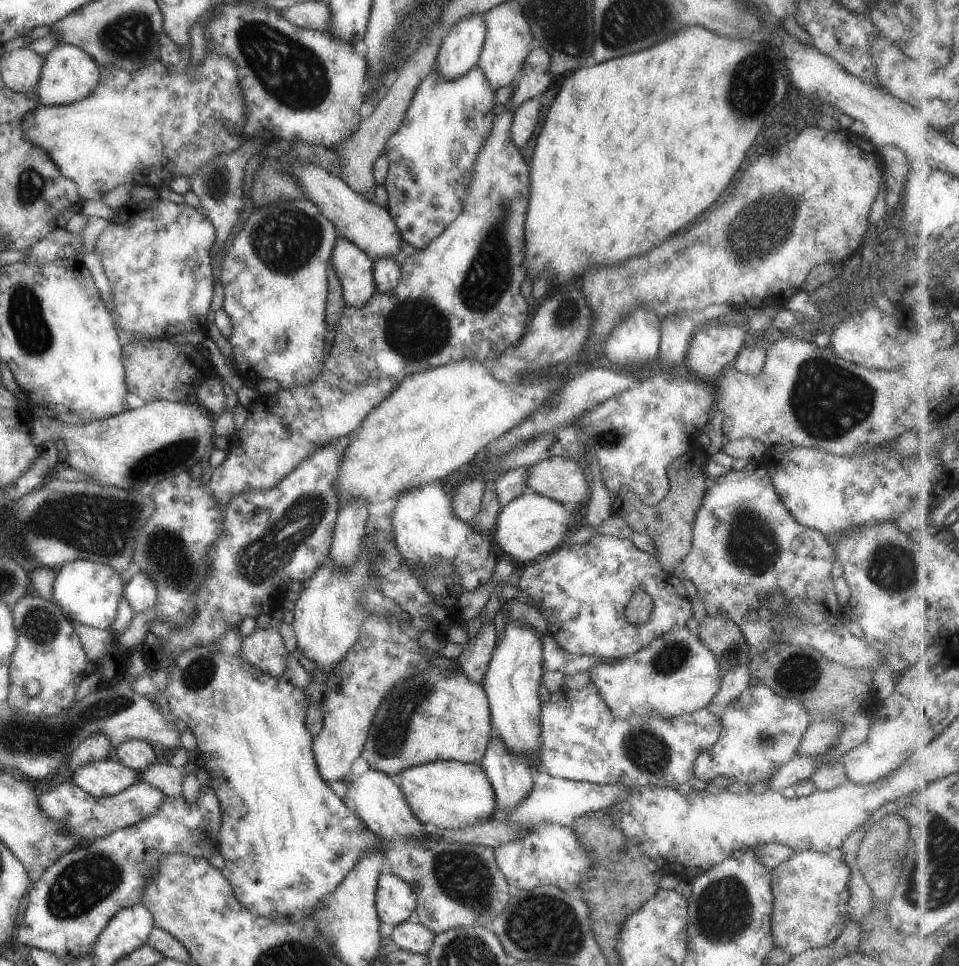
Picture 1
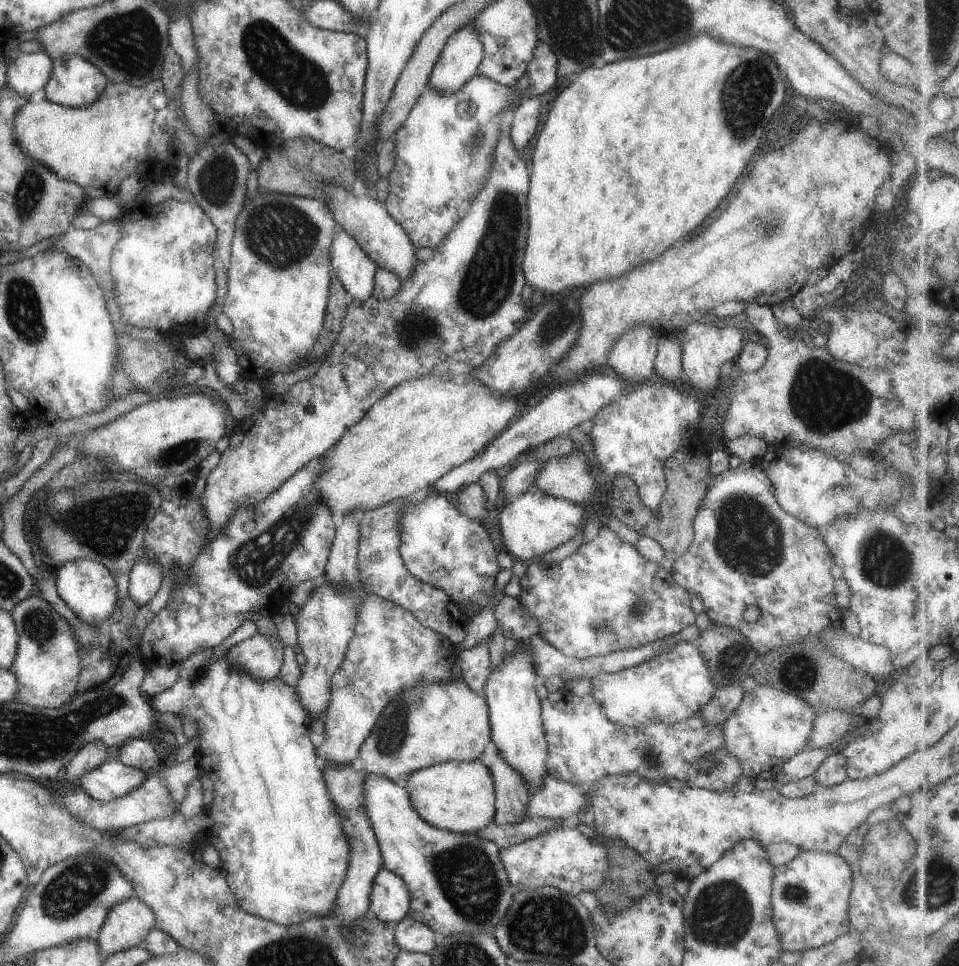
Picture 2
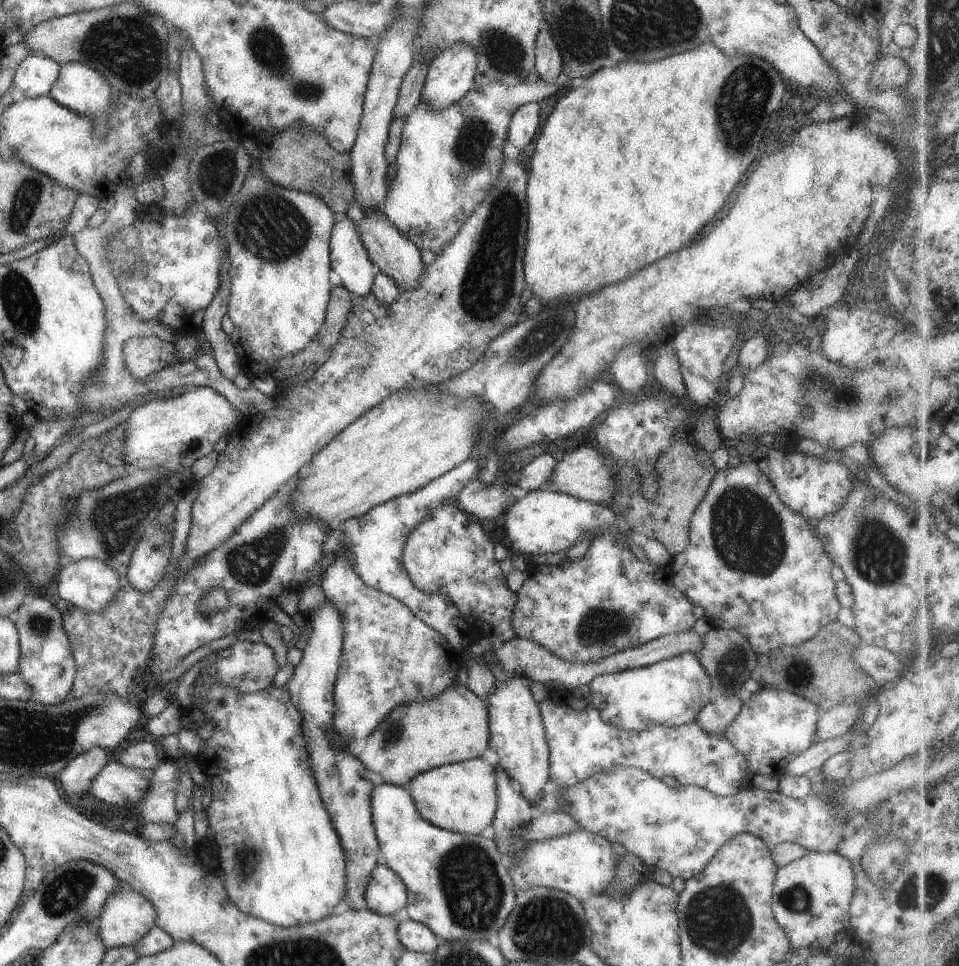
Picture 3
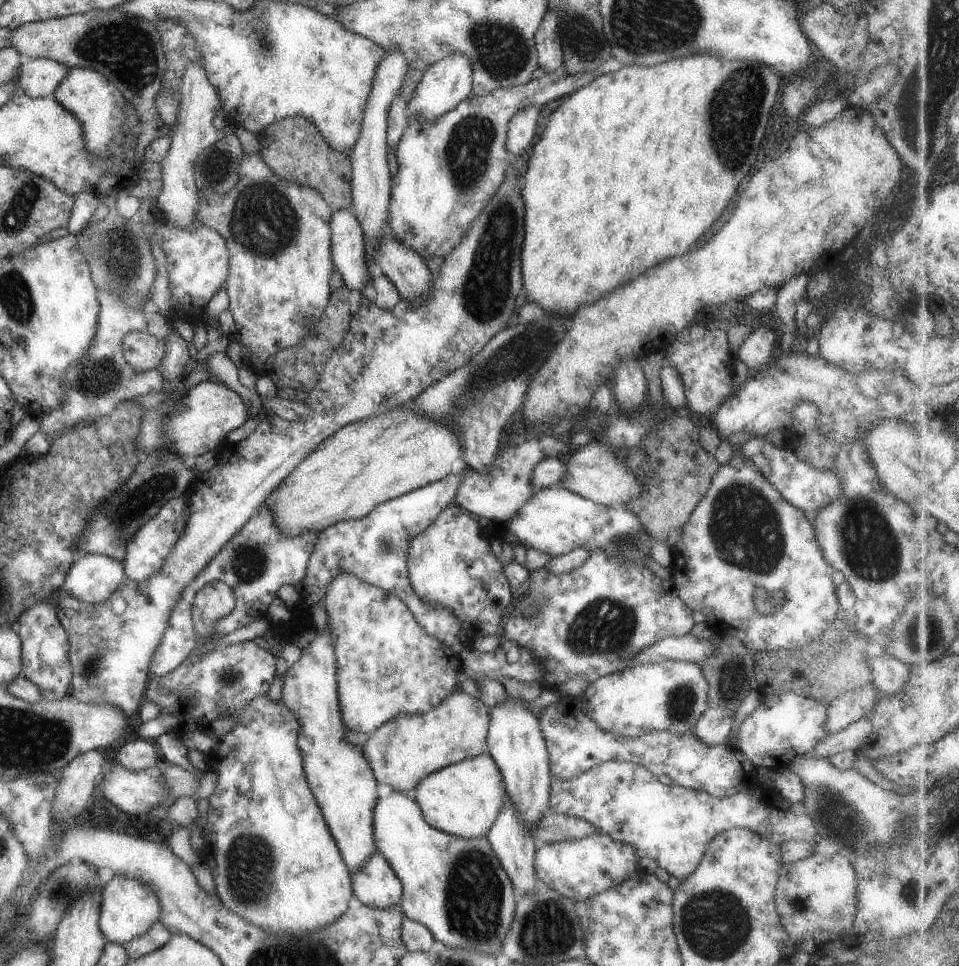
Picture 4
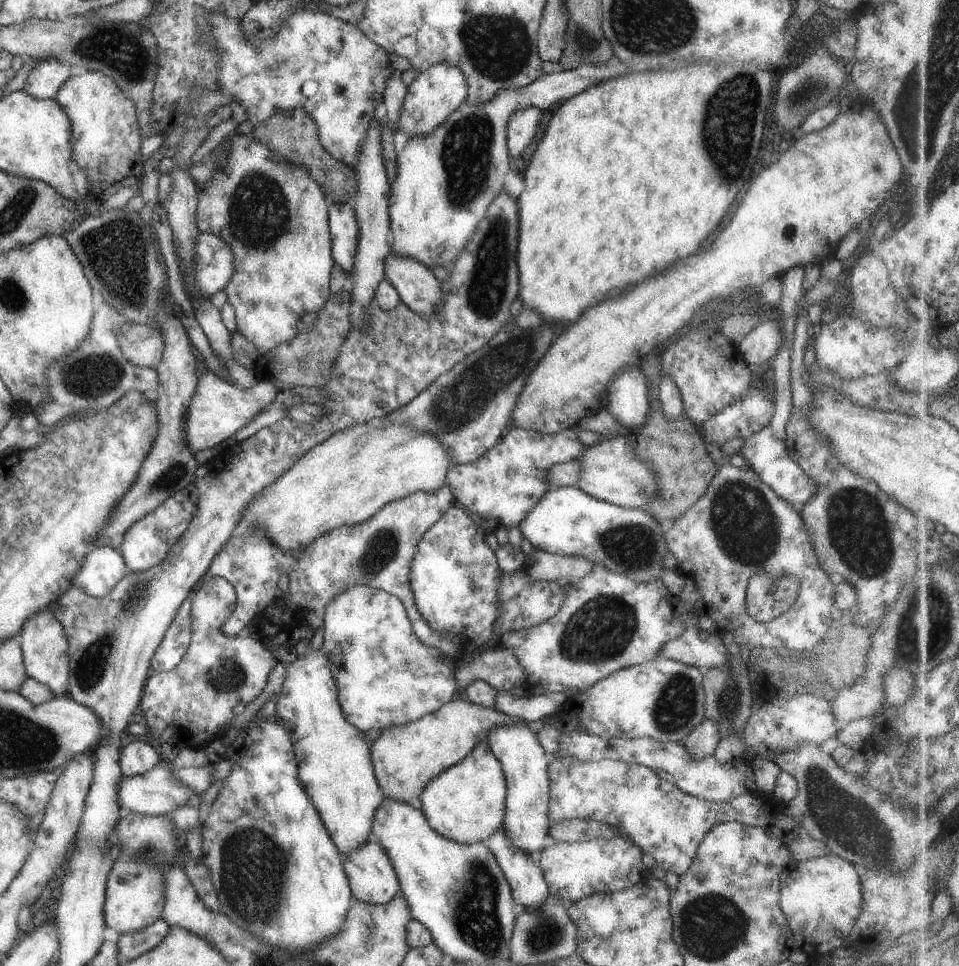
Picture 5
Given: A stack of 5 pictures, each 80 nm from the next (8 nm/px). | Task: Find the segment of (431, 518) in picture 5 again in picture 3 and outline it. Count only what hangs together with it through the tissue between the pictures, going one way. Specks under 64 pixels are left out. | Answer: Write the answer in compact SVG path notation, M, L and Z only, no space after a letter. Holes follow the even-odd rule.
M467 458L454 466L446 473L439 475L435 480L413 492L395 497L368 510L361 517L348 518L340 521L338 528L329 531L322 542L321 558L312 570L313 574L308 582L303 584L319 585L322 574L334 559L334 555L342 553L351 563L353 572L361 579L364 585L379 590L387 596L395 598L404 604L421 622L424 622L431 630L440 634L446 640L447 646L457 656L464 653L478 632L473 628L473 622L452 605L442 594L436 599L429 593L419 590L408 577L403 568L401 551L406 536L418 525L435 507L441 503L450 502L454 496L469 482L476 478L478 461Z

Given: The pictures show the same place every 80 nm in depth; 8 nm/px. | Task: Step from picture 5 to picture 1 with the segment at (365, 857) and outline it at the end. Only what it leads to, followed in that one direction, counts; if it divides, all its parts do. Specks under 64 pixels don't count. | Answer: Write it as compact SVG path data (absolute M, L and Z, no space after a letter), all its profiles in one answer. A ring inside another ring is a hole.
M380 874L376 880L374 909L379 922L396 924L403 922L415 906L411 887L399 877Z

